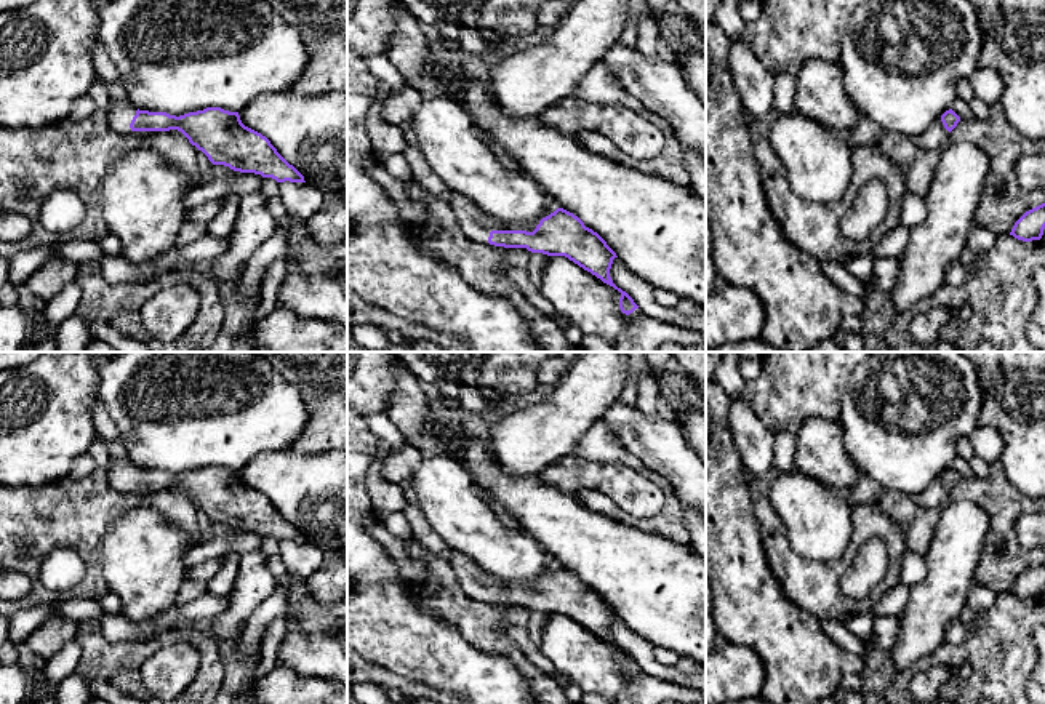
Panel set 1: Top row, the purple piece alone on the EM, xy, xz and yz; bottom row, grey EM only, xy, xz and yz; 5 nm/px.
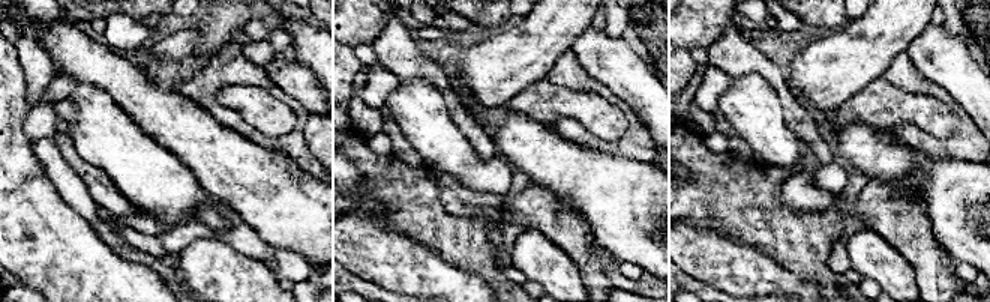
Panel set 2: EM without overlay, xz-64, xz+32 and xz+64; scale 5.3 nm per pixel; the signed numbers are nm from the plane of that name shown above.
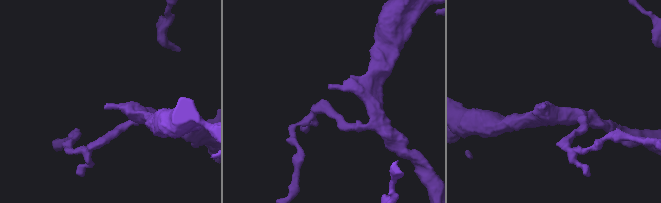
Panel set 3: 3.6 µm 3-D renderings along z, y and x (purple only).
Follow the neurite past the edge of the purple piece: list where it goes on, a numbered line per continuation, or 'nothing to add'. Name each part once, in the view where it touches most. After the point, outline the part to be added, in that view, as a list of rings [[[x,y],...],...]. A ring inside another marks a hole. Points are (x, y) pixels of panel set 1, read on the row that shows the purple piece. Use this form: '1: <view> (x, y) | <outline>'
1: xz (476, 224) | [[[406,144],[403,154],[410,162],[414,182],[424,190],[438,195],[453,208],[458,224],[467,238],[478,243],[488,243],[491,230],[535,230],[535,227],[527,222],[502,222],[488,216],[474,200],[446,187],[430,168],[418,146]]]

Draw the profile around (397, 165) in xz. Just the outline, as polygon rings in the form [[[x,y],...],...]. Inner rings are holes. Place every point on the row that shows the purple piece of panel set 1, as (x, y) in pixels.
[[[403,152],[392,155],[382,165],[384,165],[386,171],[394,178],[397,178],[403,182],[413,182],[414,181],[411,168],[410,168],[410,162],[406,160]]]

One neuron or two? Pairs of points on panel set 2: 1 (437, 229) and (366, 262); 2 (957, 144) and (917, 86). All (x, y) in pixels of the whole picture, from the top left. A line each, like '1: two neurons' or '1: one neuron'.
1: two neurons
2: one neuron

